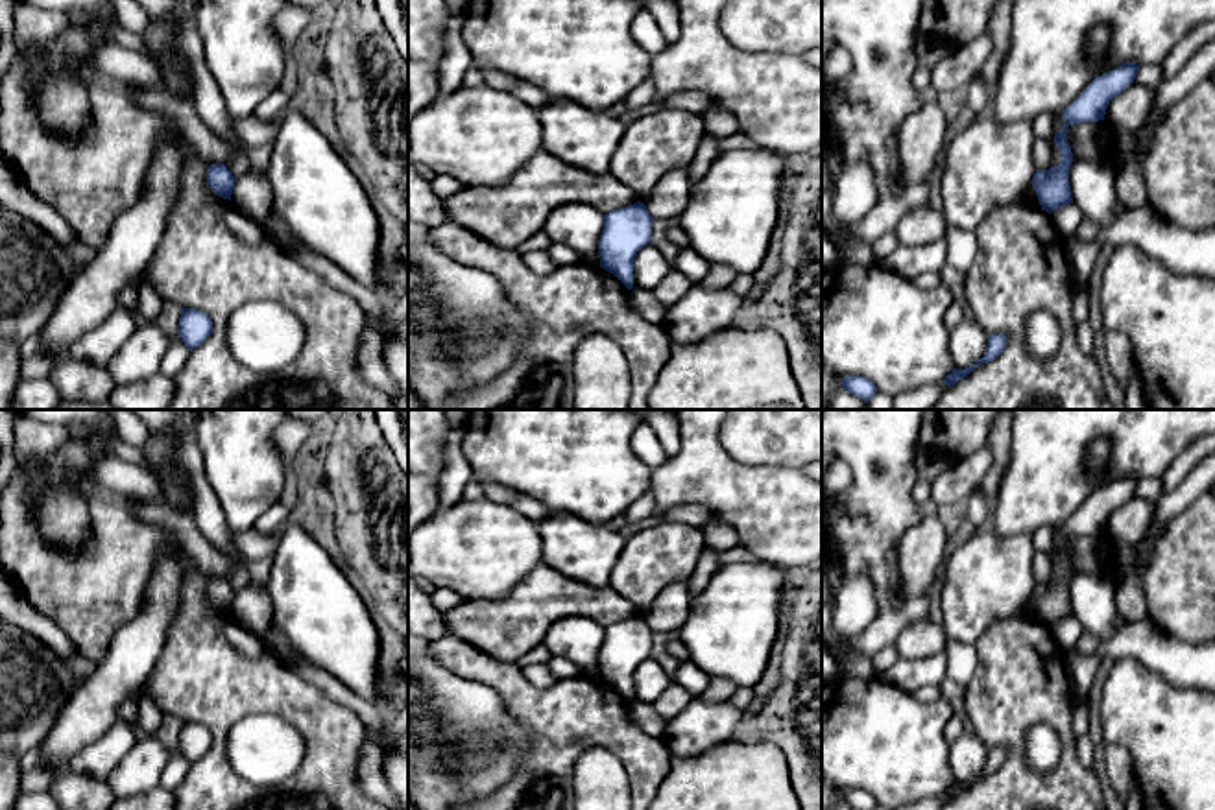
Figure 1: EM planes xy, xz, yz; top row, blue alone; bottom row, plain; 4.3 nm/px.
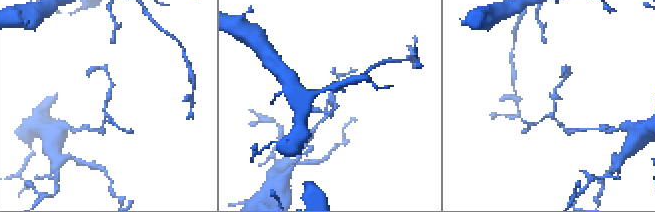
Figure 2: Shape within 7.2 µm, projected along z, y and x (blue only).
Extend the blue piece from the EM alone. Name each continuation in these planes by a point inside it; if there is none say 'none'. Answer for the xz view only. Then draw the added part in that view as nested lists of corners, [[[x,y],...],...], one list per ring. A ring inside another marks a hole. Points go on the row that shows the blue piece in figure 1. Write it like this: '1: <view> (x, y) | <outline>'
none

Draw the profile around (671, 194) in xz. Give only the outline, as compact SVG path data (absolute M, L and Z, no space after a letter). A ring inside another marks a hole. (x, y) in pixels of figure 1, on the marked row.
M687 170L668 172L644 201L646 210L654 220L678 220L689 203L691 186L692 183Z

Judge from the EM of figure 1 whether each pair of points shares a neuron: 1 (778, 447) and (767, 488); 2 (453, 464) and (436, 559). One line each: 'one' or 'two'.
1: two
2: two

